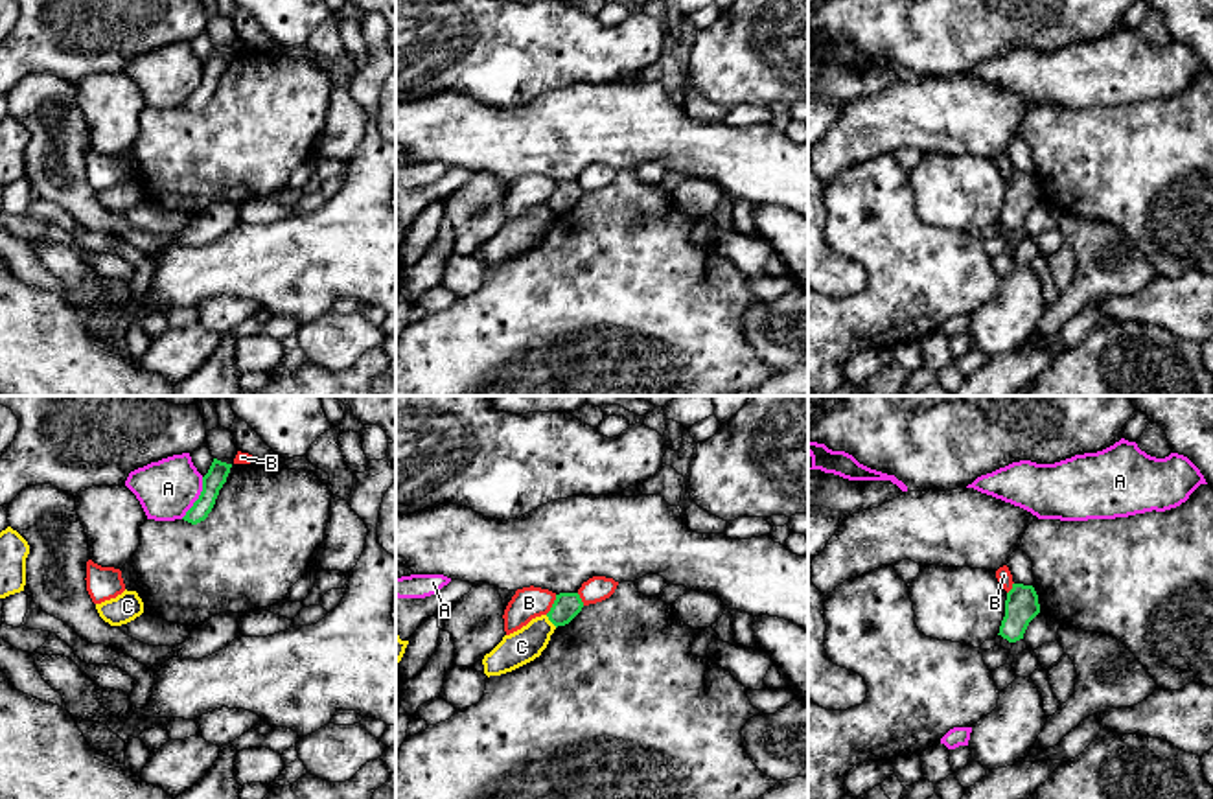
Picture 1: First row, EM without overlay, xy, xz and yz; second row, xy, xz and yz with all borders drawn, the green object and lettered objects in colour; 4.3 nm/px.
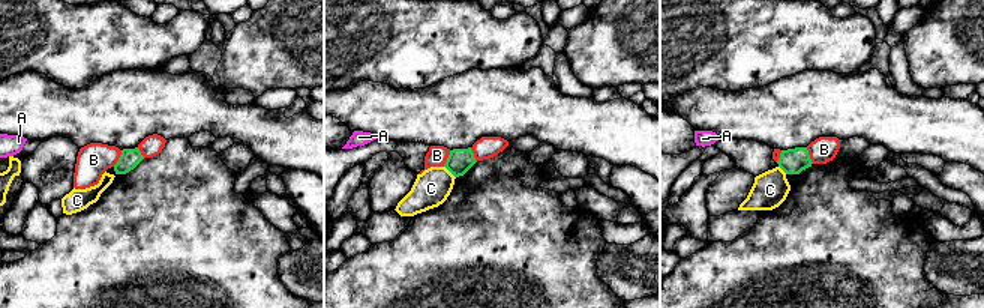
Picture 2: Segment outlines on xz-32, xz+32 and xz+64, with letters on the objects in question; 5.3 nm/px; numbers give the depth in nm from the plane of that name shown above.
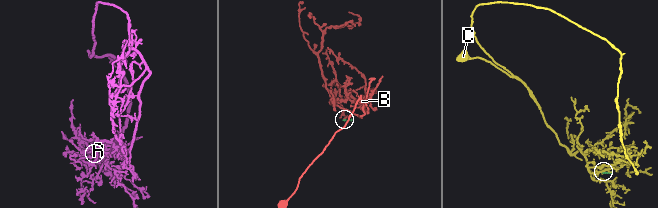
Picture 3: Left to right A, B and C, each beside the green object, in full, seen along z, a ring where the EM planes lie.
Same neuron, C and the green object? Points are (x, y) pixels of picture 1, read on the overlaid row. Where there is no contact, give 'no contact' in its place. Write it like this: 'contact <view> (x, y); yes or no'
contact xz (551, 621); no

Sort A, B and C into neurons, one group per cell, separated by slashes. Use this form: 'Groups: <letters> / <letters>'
Groups: A / B / C

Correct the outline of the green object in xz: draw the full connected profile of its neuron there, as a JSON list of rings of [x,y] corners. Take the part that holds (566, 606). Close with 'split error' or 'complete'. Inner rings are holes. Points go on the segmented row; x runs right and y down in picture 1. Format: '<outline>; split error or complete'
[[[560,593],[547,613],[549,620],[558,628],[569,624],[583,608],[578,593]]]; complete

